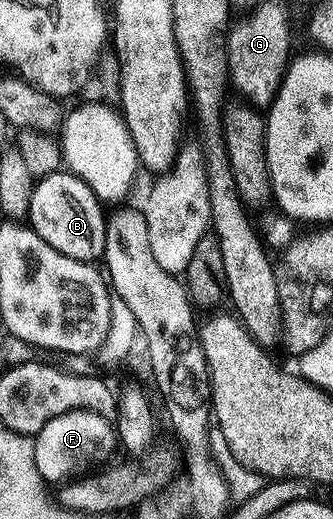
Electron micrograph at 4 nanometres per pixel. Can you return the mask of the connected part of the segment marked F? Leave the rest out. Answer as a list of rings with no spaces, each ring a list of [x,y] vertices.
[[[70,411],[61,417],[53,417],[53,421],[49,421],[34,436],[35,441],[35,465],[37,473],[43,478],[43,482],[47,485],[59,485],[64,481],[70,480],[72,477],[78,476],[91,462],[99,463],[111,450],[117,447],[116,428],[105,417],[101,417],[92,411]]]

